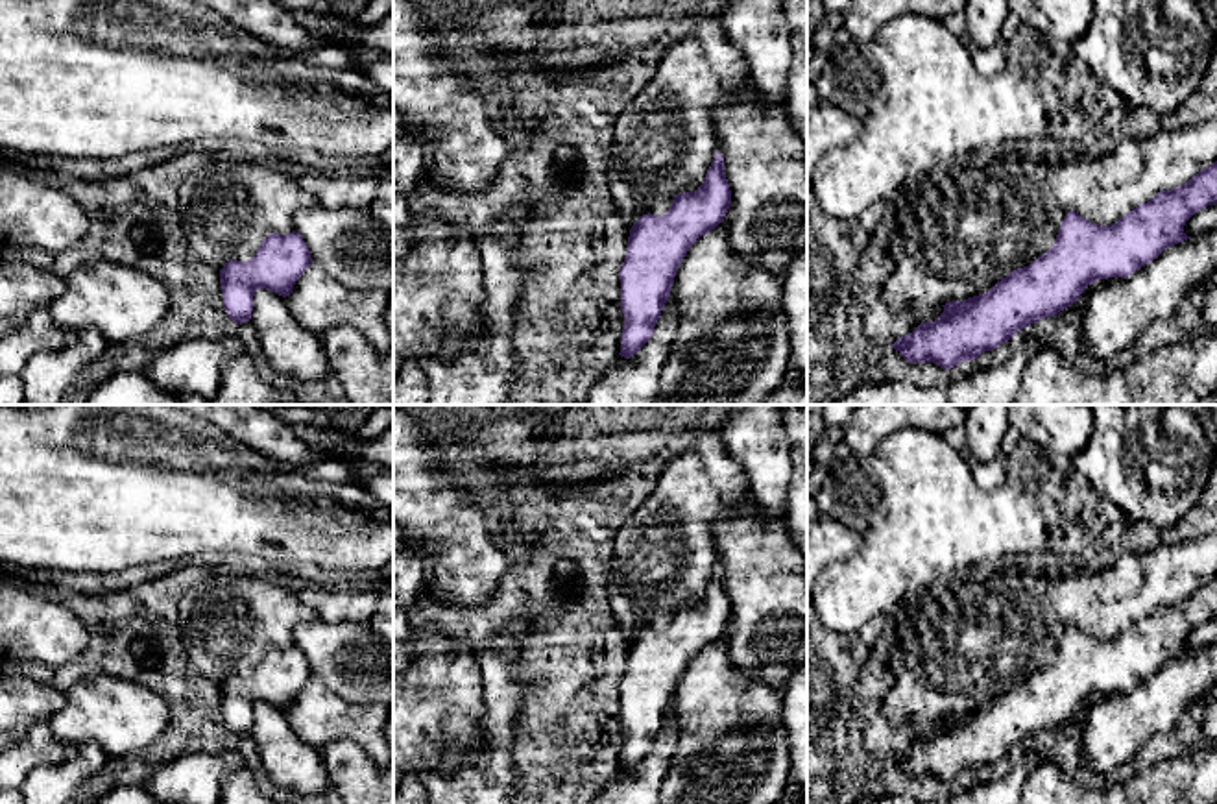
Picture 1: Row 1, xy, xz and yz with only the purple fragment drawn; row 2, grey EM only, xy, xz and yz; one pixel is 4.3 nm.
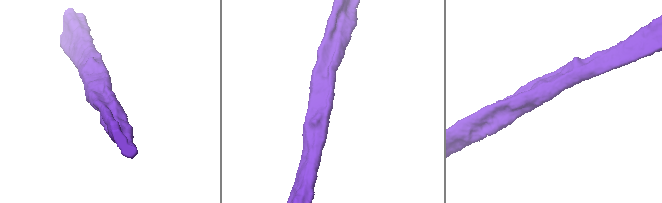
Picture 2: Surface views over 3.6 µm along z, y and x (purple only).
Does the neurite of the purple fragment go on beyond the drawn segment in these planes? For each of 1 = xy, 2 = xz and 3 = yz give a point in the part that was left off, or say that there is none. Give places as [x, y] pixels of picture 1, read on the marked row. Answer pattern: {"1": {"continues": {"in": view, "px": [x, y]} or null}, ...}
{"1": {"continues": null}, "2": {"continues": null}, "3": {"continues": null}}

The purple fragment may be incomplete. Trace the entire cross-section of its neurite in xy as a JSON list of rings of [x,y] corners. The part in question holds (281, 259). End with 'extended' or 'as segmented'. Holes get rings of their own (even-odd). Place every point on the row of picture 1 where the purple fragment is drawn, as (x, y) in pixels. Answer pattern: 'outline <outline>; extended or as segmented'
outline [[[271,233],[247,261],[229,261],[220,270],[223,309],[235,323],[249,322],[253,296],[266,288],[283,298],[290,296],[295,281],[310,266],[312,257],[303,237]]]; as segmented

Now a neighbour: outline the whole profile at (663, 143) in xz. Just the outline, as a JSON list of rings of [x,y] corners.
[[[717,17],[680,28],[652,79],[613,124],[609,185],[619,214],[632,225],[643,214],[665,214],[676,194],[702,185],[717,153],[715,109],[748,79],[748,65]]]

